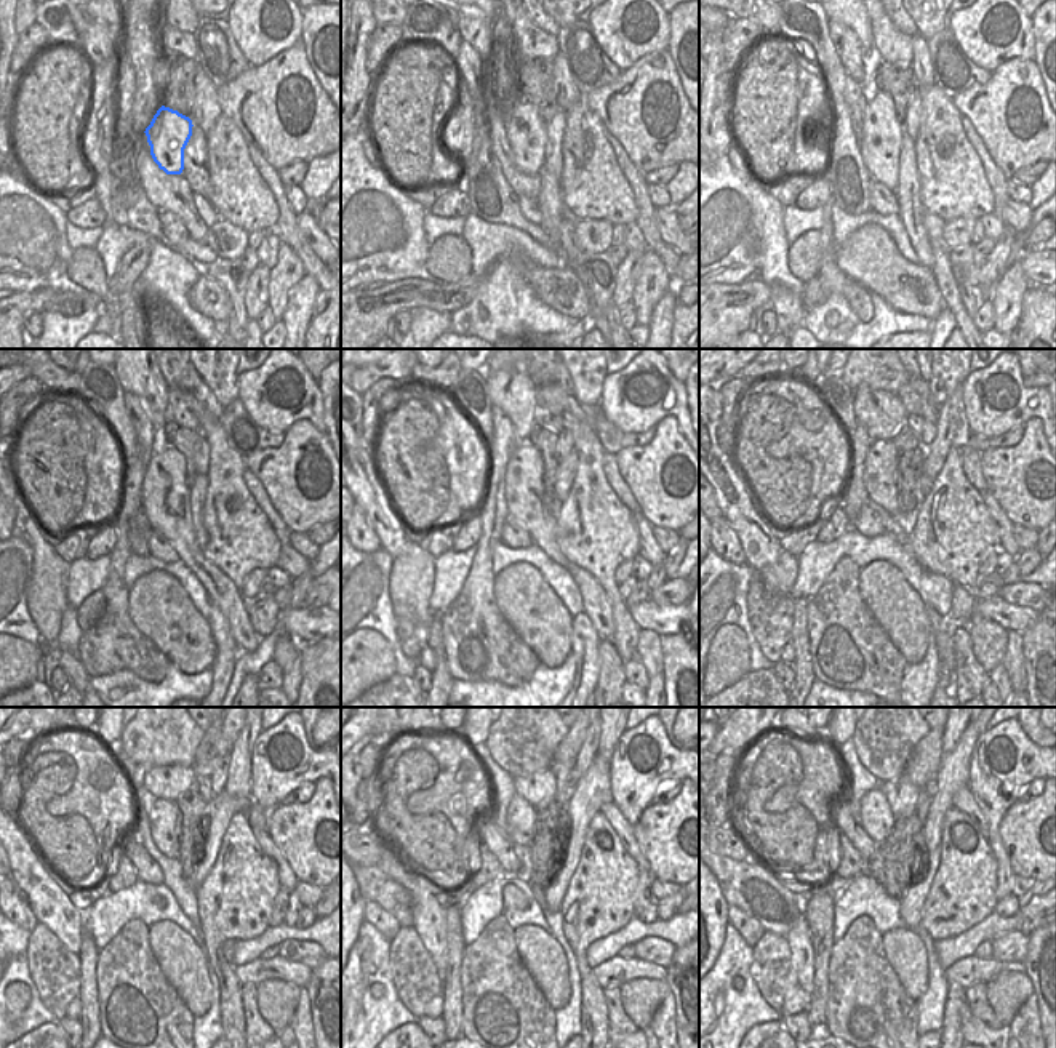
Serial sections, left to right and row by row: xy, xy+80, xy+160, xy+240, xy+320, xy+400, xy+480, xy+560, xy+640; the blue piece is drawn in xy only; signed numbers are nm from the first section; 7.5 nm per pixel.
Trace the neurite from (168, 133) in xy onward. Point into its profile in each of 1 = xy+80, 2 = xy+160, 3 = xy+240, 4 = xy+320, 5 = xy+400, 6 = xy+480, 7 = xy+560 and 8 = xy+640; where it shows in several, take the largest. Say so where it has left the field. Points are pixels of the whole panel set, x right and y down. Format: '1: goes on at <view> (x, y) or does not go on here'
1: goes on at xy+80 (527, 133)
2: goes on at xy+160 (882, 132)
3: goes on at xy+240 (165, 495)
4: goes on at xy+320 (524, 490)
5: goes on at xy+400 (880, 461)
6: goes on at xy+480 (164, 818)
7: goes on at xy+560 (520, 816)
8: goes on at xy+640 (877, 820)

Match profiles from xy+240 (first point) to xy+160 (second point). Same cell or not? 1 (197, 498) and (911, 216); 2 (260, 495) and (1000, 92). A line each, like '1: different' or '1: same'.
1: same
2: different

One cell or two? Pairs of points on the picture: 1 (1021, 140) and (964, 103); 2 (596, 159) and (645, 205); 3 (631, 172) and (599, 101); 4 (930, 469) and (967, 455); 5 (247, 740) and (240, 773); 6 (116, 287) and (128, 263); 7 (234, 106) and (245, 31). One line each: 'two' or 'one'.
1: one
2: two
3: two
4: two
5: one
6: one
7: two

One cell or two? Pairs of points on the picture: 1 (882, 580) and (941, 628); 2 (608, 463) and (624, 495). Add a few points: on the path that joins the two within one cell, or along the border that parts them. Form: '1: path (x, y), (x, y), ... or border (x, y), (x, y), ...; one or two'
1: border (925, 610), (932, 629); two
2: path (612, 471), (620, 487); one

